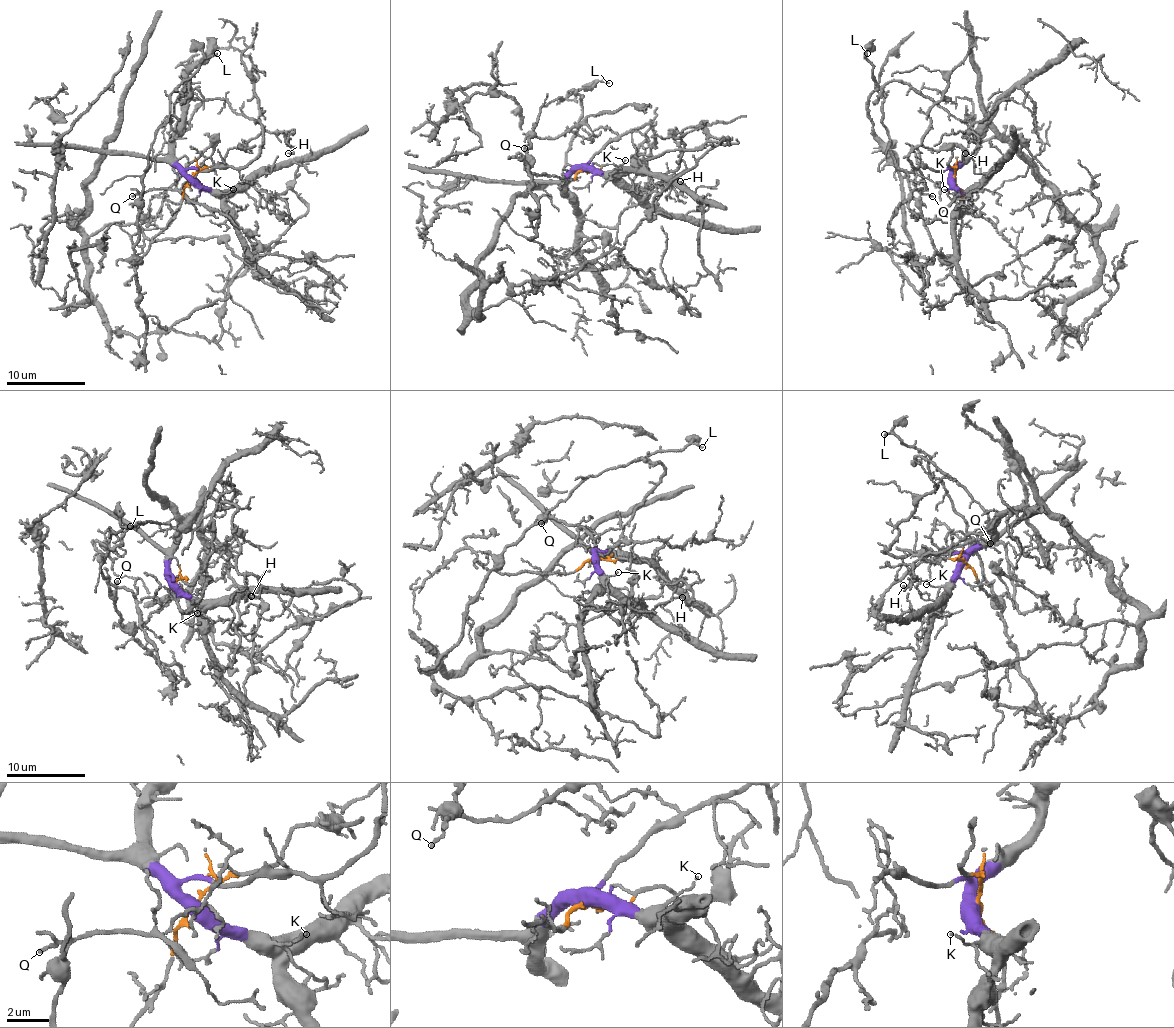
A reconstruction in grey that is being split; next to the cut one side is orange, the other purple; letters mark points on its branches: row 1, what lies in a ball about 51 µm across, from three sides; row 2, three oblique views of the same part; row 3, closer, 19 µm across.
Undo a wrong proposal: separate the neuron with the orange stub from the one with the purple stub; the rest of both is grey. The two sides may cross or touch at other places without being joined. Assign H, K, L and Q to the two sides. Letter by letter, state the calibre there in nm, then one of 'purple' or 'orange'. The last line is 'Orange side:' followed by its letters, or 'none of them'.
H: calibre 90 nm; purple
K: calibre 70 nm; purple
L: calibre 140 nm; orange
Q: calibre 130 nm; orange
Orange side: L, Q

